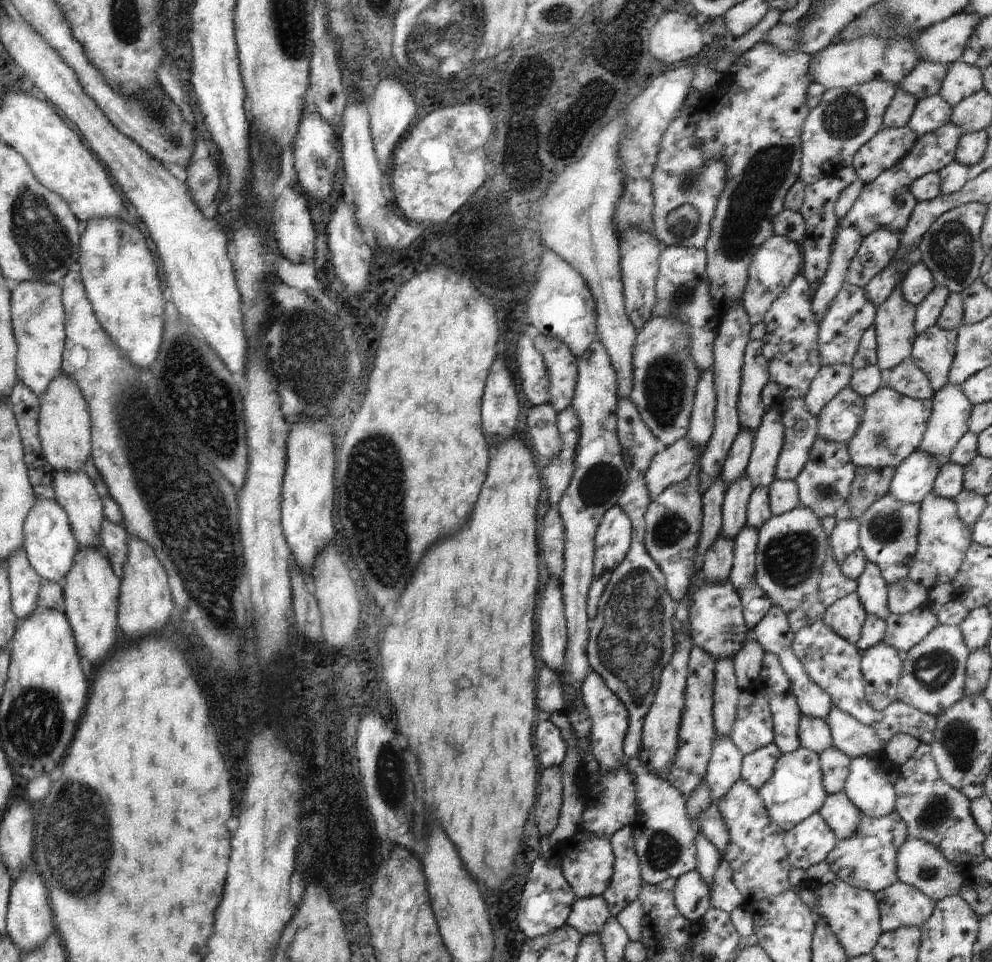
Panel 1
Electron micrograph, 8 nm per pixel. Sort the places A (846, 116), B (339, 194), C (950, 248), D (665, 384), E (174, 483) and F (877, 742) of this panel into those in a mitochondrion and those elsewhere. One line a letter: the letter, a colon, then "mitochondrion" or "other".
A: mitochondrion
B: other
C: mitochondrion
D: mitochondrion
E: mitochondrion
F: other

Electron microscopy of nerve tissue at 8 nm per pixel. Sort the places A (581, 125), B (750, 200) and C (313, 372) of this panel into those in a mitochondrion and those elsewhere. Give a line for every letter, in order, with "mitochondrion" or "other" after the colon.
A: other
B: mitochondrion
C: mitochondrion

